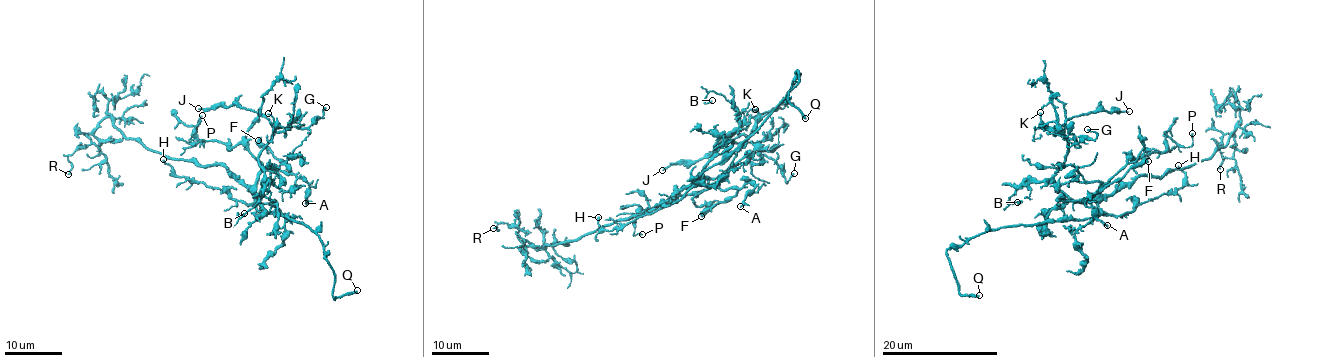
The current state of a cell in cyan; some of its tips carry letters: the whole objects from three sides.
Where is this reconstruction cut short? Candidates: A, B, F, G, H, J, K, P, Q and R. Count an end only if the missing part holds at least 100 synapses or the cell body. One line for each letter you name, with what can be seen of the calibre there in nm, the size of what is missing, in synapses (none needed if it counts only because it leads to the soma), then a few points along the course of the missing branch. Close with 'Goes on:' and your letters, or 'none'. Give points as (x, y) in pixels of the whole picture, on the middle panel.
Q: Thickness 280 nm. Course of what is missing: (805, 118), (811, 170), (827, 185), (844, 188), (850, 182)
Goes on: Q

